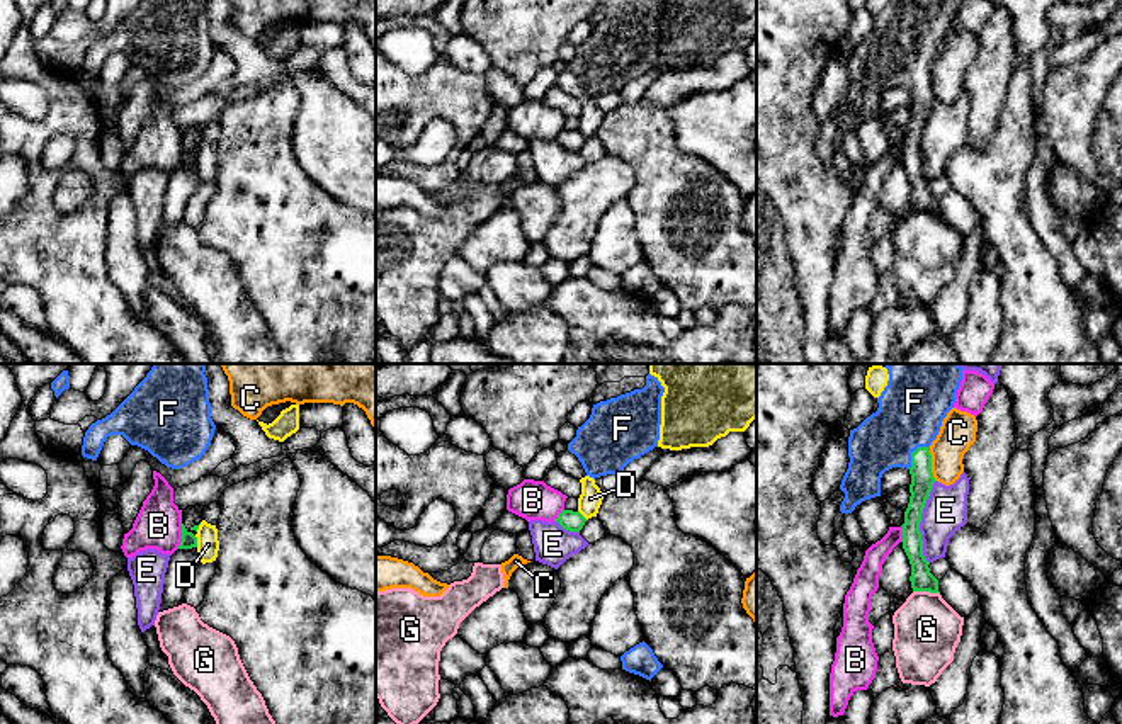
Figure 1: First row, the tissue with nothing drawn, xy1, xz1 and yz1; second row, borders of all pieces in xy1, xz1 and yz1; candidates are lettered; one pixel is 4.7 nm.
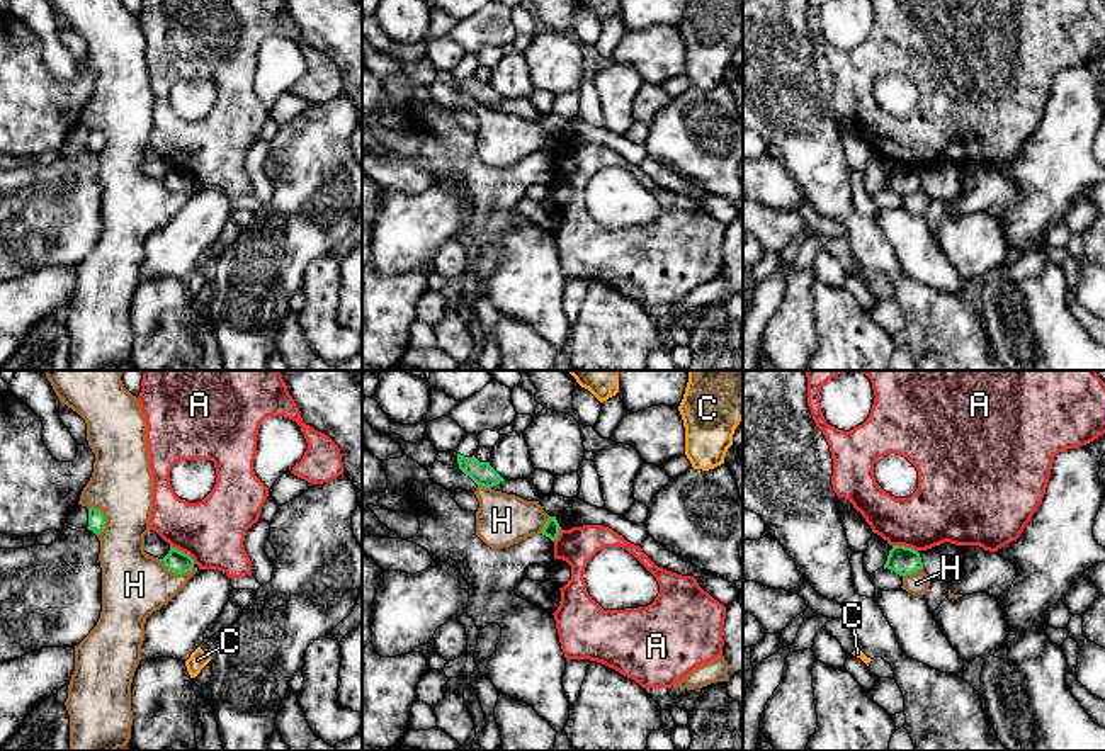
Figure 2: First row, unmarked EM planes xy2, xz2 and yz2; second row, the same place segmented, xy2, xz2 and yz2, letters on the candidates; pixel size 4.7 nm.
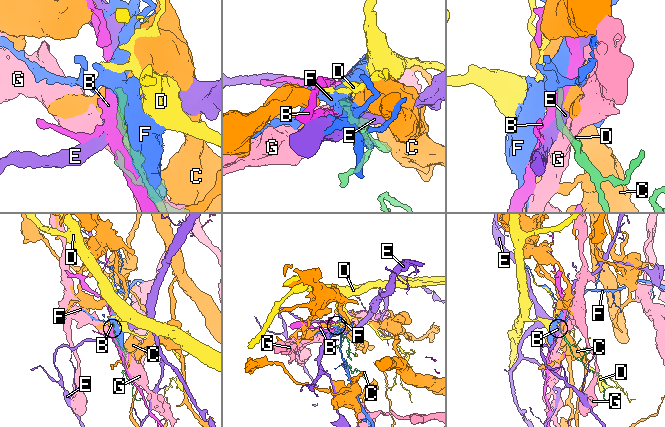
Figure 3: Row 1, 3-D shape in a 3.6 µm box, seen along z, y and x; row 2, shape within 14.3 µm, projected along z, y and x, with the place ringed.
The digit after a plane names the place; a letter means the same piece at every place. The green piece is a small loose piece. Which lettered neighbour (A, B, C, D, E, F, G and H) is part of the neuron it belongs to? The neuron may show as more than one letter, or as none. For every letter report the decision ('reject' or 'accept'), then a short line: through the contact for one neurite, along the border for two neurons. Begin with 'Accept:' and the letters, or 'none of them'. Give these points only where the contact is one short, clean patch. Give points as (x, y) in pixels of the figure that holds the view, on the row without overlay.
Accept: F
A: reject; line xy2 (170, 165), (184, 170), (196, 182)
B: reject; line xy1 (182, 143), (182, 158), (177, 167)
C: reject; line yz1 (929, 67), (935, 99)
D: reject
E: reject; line yz1 (935, 101), (920, 141), (922, 174), (929, 182)
F: accept; line yz1 (922, 97), (920, 82), (913, 72), (910, 33)
G: reject; line yz1 (913, 209), (939, 213)
H: reject

